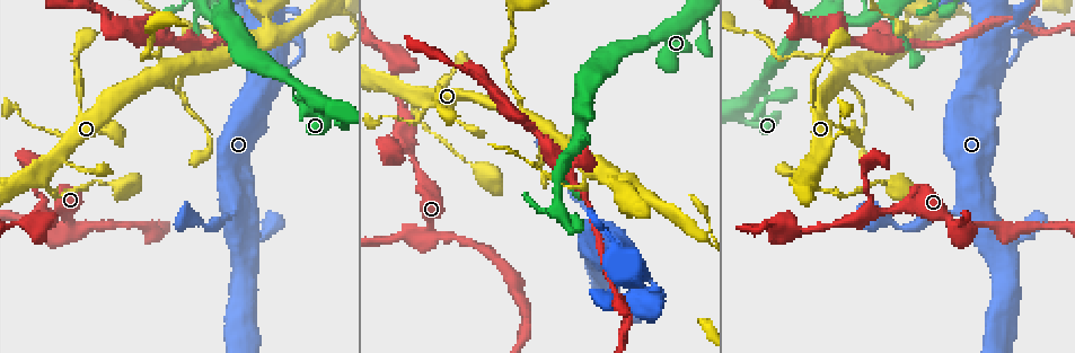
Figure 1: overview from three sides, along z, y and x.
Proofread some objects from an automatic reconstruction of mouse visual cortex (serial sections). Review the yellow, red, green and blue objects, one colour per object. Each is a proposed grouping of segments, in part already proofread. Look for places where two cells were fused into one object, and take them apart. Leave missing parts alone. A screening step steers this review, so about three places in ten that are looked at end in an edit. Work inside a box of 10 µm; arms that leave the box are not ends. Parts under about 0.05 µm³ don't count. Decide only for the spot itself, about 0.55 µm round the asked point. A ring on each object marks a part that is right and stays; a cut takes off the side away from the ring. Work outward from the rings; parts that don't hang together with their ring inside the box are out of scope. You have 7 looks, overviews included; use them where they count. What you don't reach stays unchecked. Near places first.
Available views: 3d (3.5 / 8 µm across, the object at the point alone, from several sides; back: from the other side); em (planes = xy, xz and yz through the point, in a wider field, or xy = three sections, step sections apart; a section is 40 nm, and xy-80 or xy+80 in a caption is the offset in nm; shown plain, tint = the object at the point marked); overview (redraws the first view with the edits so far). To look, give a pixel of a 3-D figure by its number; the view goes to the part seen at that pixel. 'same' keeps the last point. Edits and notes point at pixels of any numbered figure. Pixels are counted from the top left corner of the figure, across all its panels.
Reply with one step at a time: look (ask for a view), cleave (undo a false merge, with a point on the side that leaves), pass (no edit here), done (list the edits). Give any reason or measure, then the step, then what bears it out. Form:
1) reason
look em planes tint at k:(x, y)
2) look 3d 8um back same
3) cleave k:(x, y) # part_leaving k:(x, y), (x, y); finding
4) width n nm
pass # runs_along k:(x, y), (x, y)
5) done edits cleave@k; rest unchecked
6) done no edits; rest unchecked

sharp bend
look 3d 3.5um at 1:(842, 73)

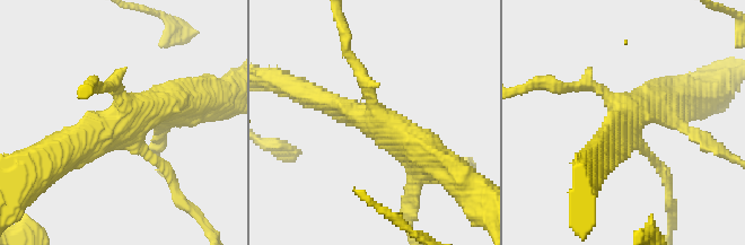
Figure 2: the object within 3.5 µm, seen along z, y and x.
arms 4; arm_widths 100, 150, 300, 450 nm; shape alone is not enough
look em xy step 5 tint at 2:(629, 118)

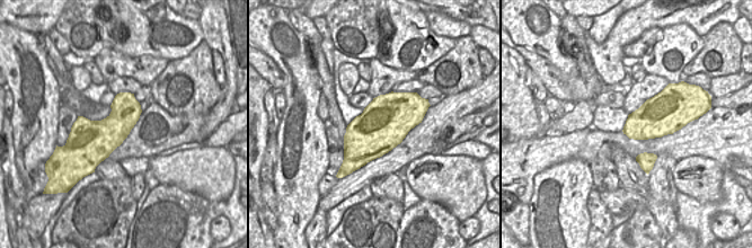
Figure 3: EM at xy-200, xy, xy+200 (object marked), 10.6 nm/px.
width 550 nm
pass # runs_along 2:(316, 95), (406, 136), (438, 162); all the same cell

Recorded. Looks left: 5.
two arms in line, one across
look 3d 8um at 1:(226, 45)

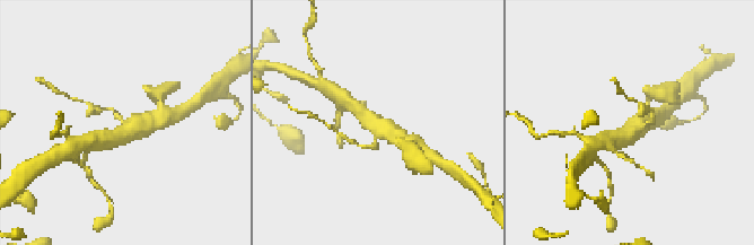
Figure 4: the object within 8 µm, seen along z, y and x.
look em xy step 1 tint same

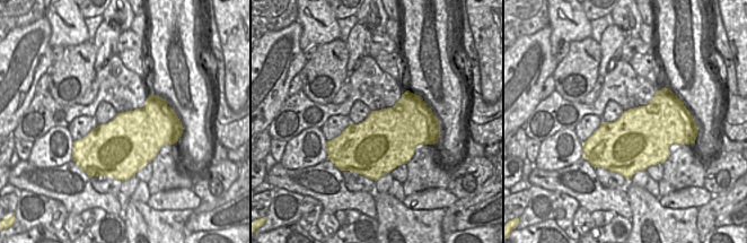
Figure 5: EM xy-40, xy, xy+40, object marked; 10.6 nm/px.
cleave 4:(97, 110) # part_leaving 4:(122, 122), (113, 110), (87, 104); two cells meet here

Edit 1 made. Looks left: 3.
arms part here
look 3d 3.5um at 1:(428, 233)

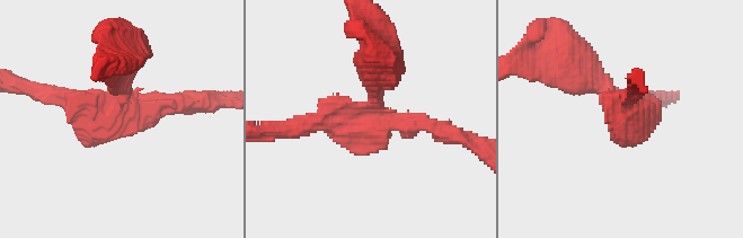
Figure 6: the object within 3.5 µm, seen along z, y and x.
now the EM
look em xy step 1 tint at 6:(118, 108)

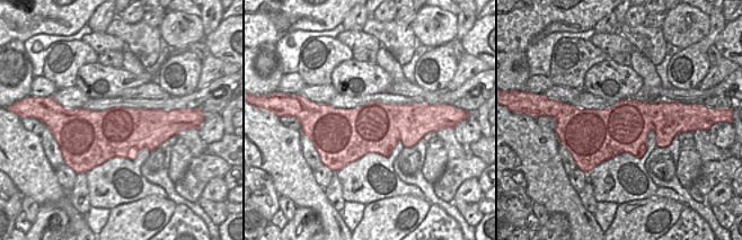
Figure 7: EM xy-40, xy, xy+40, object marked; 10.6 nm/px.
pass # runs_along 6:(378, 68), (371, 114), (443, 134); all the same cell

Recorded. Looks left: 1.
done edits cleave@4; rest unchecked

